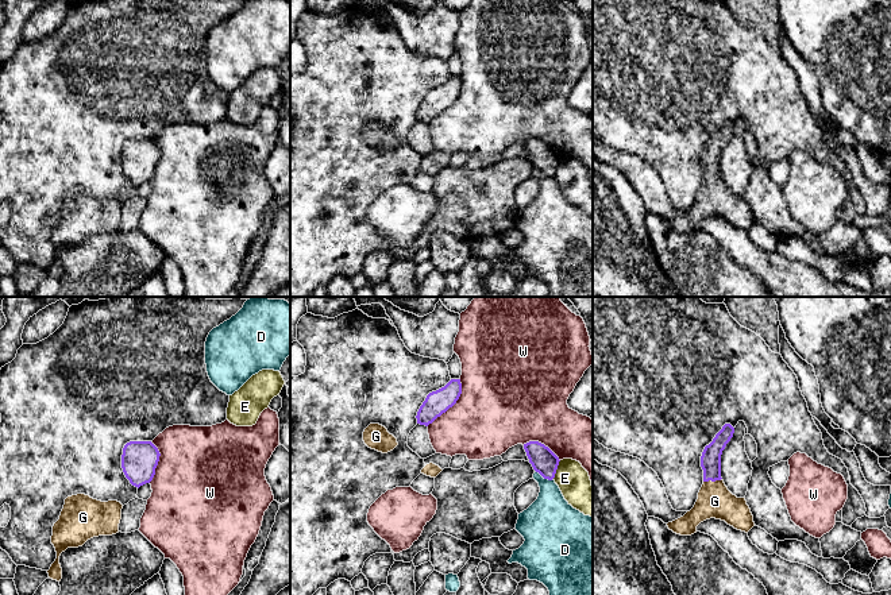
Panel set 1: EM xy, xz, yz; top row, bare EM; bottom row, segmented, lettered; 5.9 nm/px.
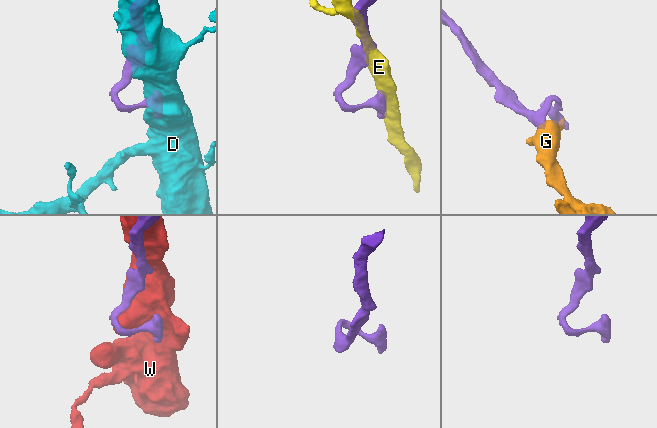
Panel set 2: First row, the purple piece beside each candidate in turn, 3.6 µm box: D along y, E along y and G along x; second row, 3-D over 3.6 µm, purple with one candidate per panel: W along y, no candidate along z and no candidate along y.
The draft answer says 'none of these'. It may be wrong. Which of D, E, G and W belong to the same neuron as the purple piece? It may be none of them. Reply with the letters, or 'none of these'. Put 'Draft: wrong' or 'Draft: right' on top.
Draft: wrong
G

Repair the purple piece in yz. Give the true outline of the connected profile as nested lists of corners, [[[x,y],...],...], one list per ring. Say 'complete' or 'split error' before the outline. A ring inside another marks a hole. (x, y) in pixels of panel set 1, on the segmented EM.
split error; [[[725,424],[713,441],[705,447],[701,456],[703,484],[694,507],[683,517],[667,523],[674,533],[691,536],[697,533],[697,526],[701,522],[710,518],[725,521],[745,533],[755,526],[753,515],[745,498],[733,495],[721,478],[721,455],[733,433],[734,428]]]

